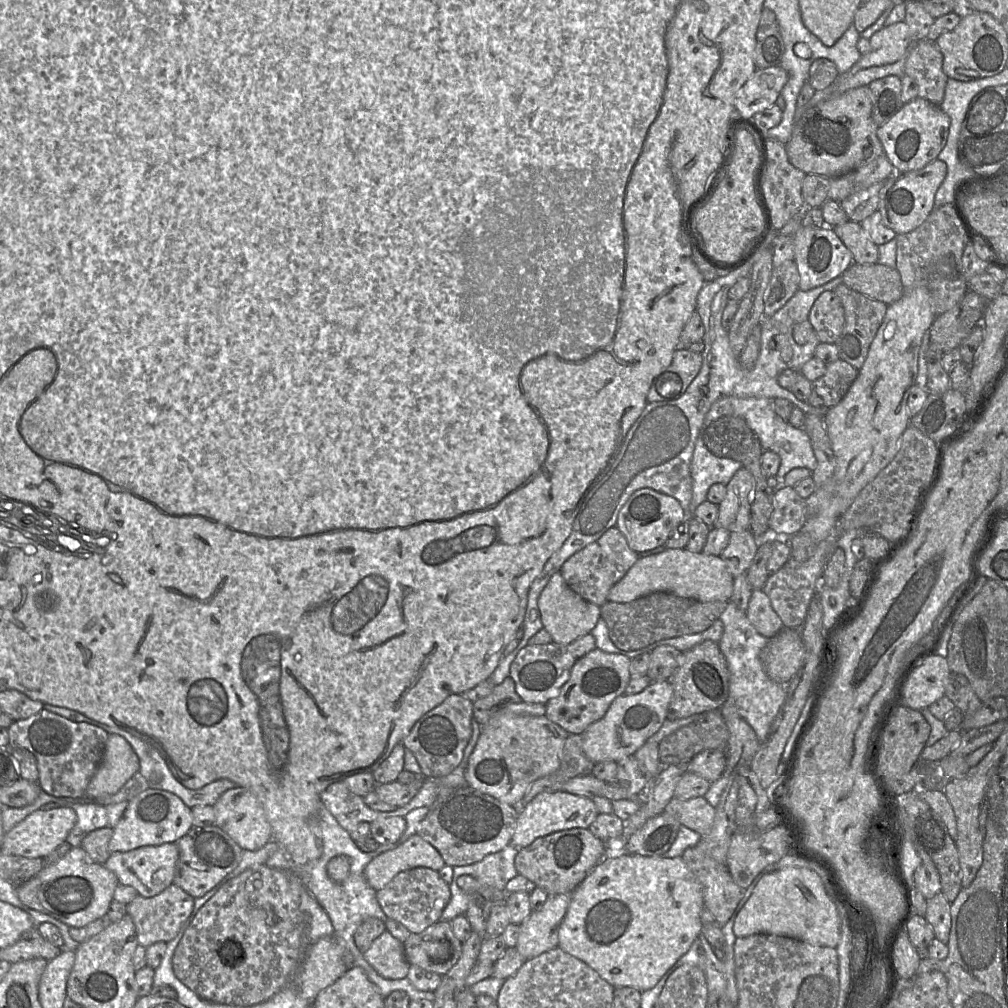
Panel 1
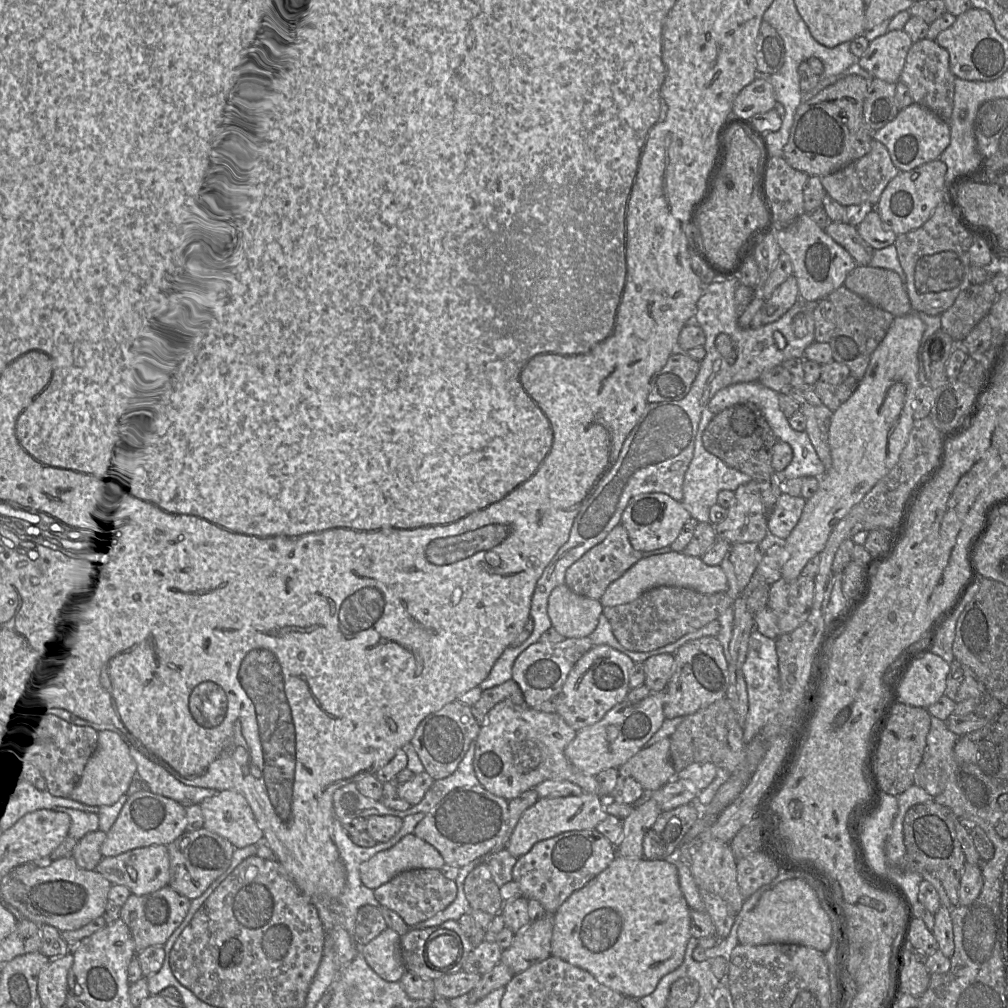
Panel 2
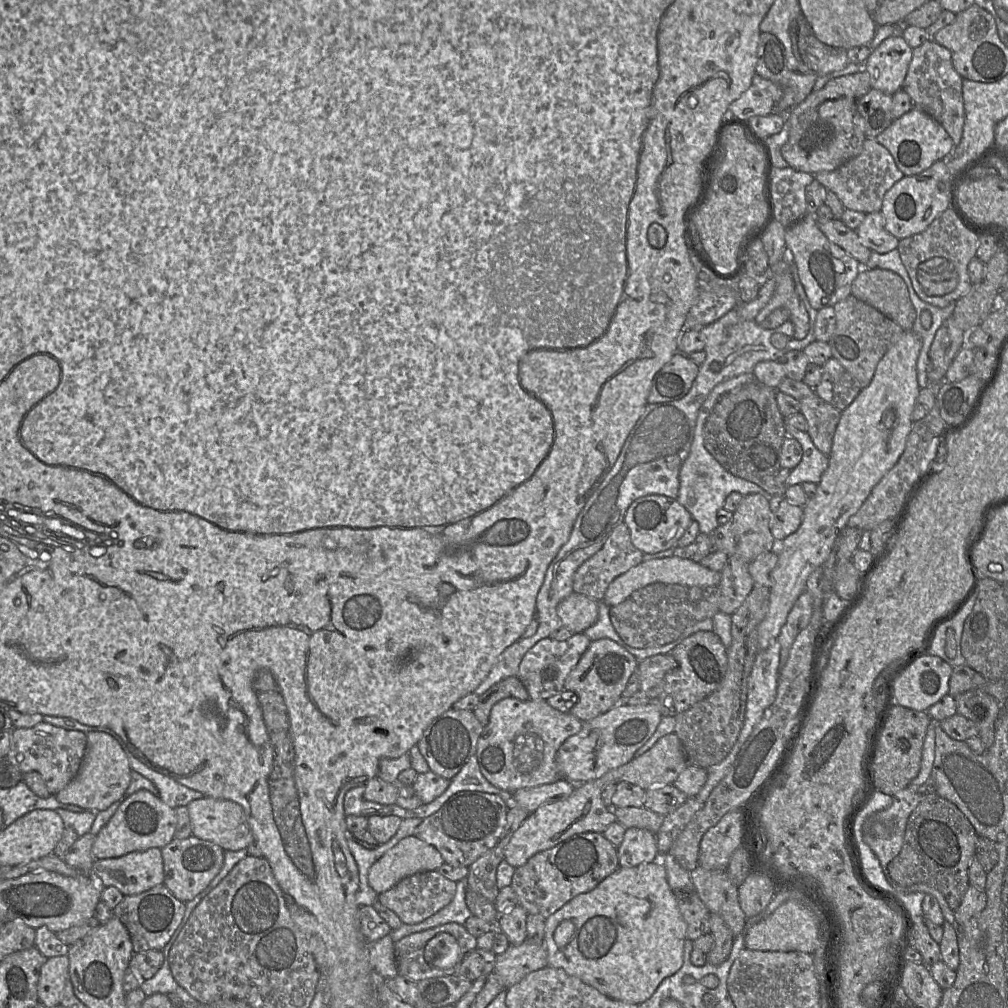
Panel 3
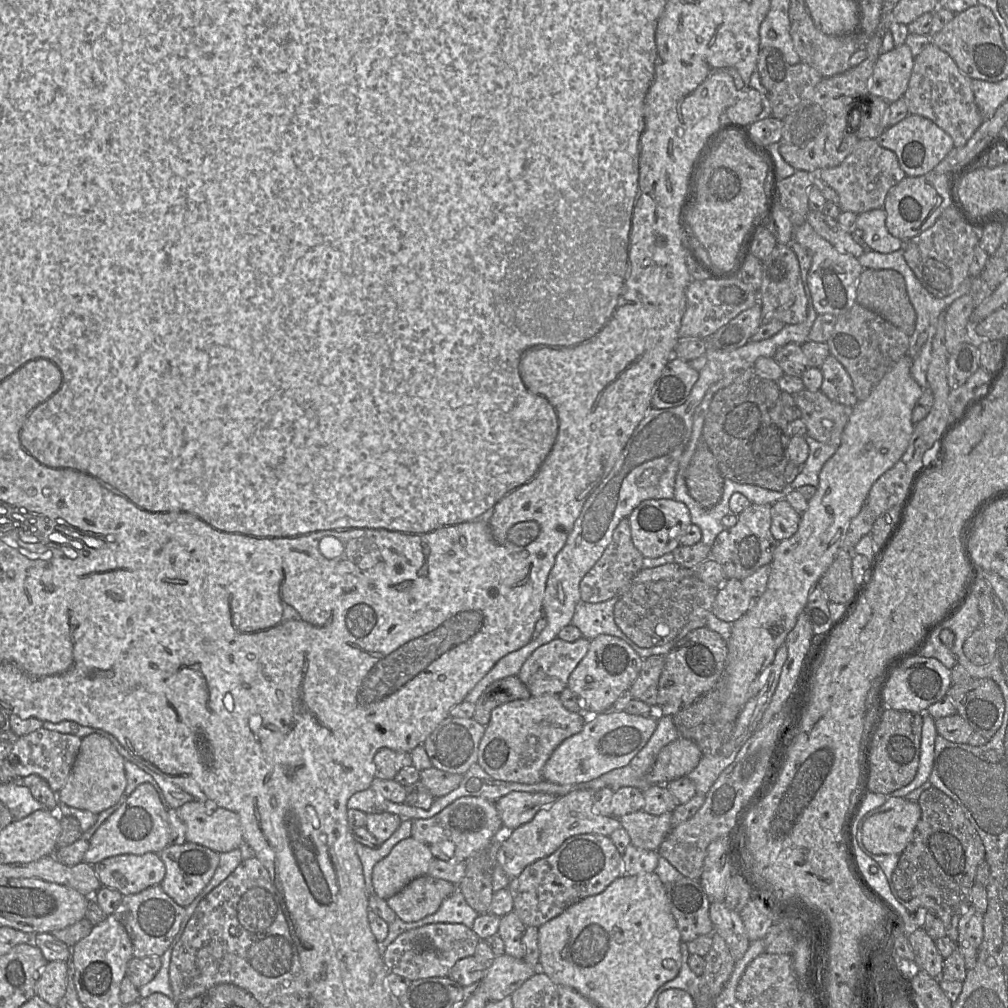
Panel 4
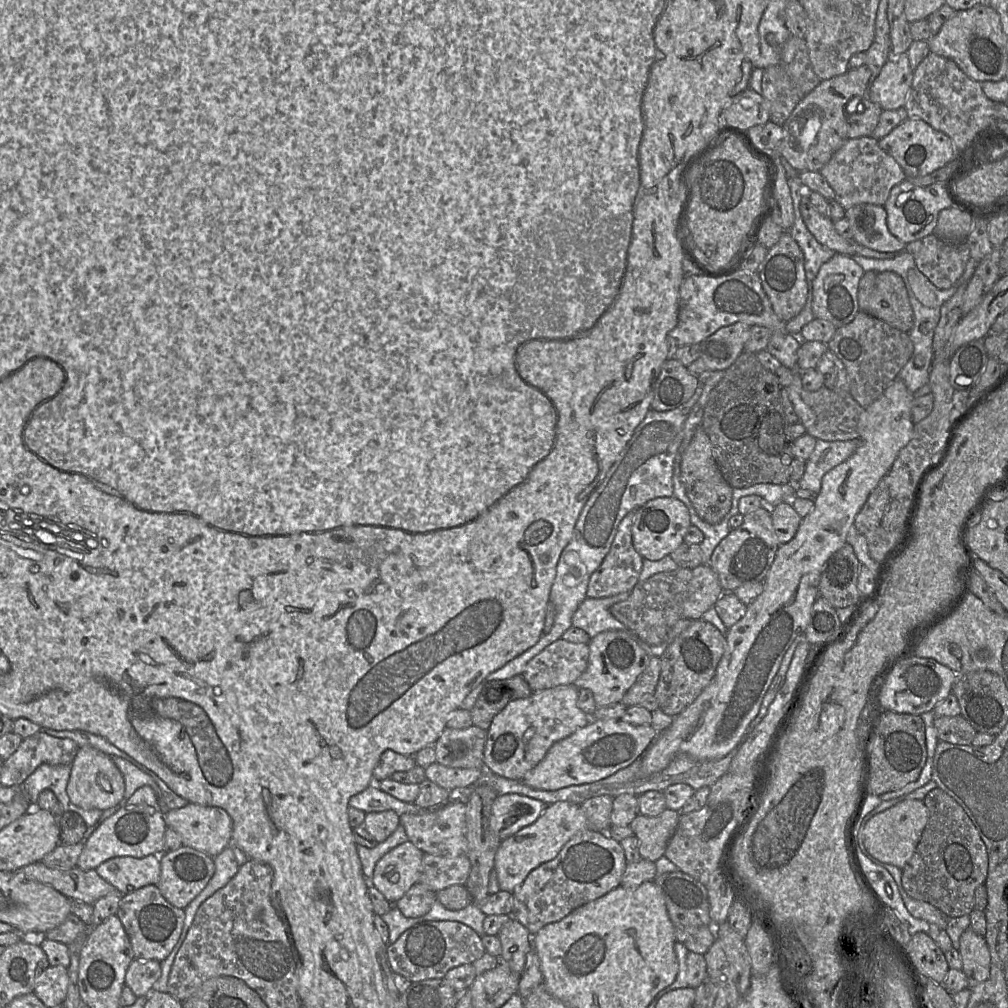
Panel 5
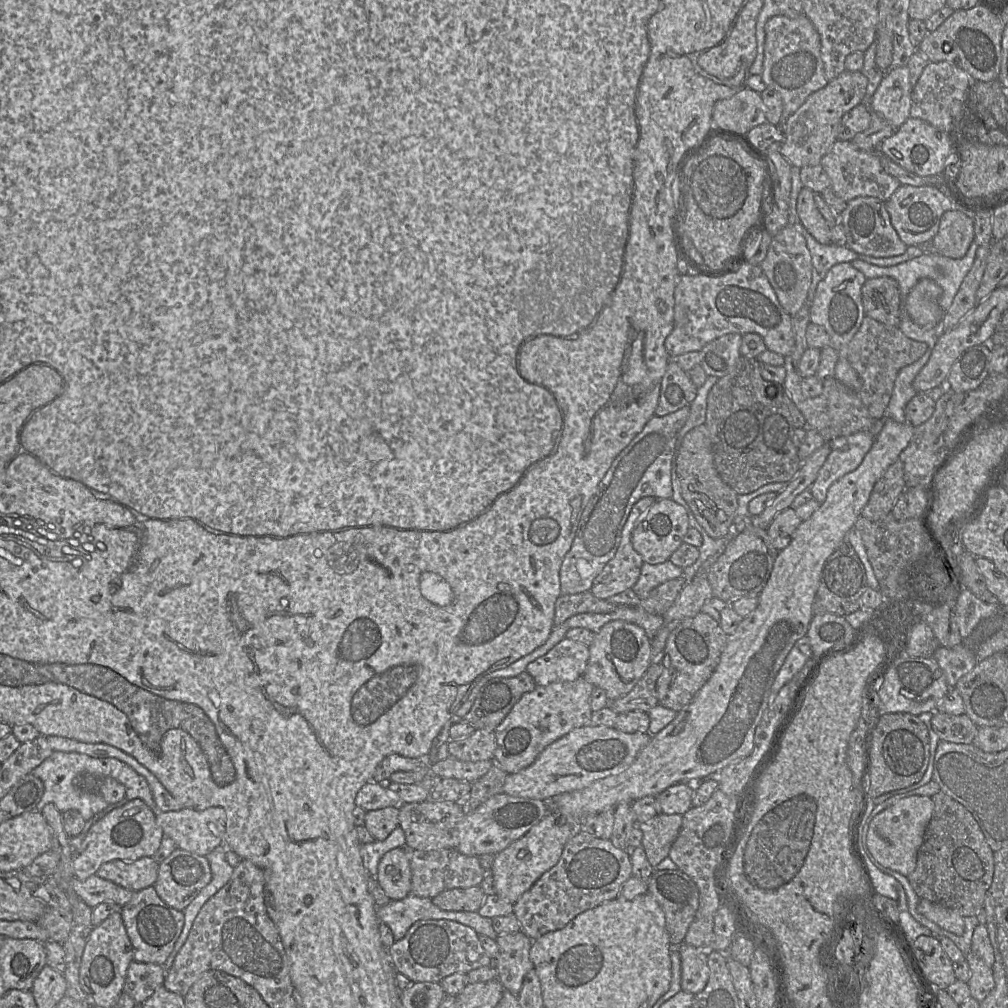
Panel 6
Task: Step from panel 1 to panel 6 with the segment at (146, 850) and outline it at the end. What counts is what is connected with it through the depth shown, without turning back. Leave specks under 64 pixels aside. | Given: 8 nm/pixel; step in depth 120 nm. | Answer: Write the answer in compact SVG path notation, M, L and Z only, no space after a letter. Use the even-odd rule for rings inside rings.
M153 857L137 860L112 860L102 864L96 874L125 889L139 891L153 886L158 876L158 866Z

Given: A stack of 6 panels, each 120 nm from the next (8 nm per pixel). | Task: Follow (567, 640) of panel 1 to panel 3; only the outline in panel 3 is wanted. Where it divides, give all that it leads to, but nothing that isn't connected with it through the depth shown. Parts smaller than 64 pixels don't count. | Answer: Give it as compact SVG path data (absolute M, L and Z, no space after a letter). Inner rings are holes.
M571 593L557 605L562 627L573 634L583 633L598 618L598 602L584 595Z

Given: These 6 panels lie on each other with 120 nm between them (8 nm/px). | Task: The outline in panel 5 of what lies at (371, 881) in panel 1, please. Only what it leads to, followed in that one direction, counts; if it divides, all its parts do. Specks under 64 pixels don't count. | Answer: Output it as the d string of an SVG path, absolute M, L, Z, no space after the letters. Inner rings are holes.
M409 840L398 845L376 863L373 885L394 905L419 882L423 855Z

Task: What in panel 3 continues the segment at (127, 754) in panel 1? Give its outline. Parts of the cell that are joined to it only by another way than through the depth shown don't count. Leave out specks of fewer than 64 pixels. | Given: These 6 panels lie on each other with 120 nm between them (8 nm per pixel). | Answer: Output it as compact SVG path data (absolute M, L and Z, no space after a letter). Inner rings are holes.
M105 732L87 733L85 756L77 775L56 795L62 804L76 805L93 812L107 809L119 800L131 782L132 768L118 741Z

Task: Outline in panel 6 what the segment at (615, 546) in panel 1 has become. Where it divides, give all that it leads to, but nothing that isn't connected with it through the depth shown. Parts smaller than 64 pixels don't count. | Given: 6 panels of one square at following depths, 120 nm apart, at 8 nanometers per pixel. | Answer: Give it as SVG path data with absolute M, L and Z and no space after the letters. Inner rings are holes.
M641 498L637 501L623 526L621 540L614 557L594 579L591 593L601 600L631 589L639 579L643 560L632 546L632 532L640 518L656 499Z

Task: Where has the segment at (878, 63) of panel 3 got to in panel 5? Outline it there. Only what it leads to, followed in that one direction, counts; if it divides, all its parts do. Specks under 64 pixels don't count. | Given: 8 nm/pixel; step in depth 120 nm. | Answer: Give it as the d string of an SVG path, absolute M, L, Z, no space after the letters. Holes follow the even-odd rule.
M907 53L890 56L869 86L867 97L883 110L904 107L913 72Z

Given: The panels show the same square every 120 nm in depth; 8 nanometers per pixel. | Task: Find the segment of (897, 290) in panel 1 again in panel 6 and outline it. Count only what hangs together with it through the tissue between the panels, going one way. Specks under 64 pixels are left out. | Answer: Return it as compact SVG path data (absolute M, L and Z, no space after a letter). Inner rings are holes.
M888 276L867 279L862 286L864 314L885 325L899 327L900 287Z

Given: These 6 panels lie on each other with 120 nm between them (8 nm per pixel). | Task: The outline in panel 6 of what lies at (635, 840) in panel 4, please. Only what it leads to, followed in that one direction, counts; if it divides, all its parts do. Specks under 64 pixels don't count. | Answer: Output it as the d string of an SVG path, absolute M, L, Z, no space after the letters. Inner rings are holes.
M658 813L649 821L637 823L642 832L642 848L654 869L669 855L681 824L681 815L663 813Z

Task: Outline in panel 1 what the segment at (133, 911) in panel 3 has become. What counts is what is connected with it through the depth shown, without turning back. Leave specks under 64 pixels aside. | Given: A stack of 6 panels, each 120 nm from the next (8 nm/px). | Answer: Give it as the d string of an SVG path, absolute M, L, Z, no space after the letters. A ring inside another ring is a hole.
M172 883L153 897L138 895L129 902L127 914L134 922L139 945L148 948L156 942L172 940L177 935L181 925L190 916L194 907L194 899L179 886Z

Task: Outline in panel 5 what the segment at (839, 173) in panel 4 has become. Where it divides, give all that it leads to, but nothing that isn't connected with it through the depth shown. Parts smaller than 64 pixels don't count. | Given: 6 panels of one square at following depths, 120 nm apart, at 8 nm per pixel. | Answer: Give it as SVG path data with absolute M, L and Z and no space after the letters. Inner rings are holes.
M871 136L849 139L820 170L835 192L835 200L845 209L859 204L884 206L891 189L906 179L896 160L882 150Z

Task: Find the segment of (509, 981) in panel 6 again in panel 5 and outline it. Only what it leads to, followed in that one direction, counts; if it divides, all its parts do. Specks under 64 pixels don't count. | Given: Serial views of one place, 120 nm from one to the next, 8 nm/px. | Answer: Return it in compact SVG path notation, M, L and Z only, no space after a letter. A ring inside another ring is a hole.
M510 917L497 936L502 945L501 961L507 963L512 972L521 975L527 954L533 949L533 935L518 920Z

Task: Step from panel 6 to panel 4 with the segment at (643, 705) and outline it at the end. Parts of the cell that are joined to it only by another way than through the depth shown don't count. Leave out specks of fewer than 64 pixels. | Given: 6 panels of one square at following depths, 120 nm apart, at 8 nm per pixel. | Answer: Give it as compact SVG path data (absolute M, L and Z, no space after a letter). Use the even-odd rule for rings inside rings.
M653 655L643 659L641 671L630 687L633 699L654 707L657 703L658 682L665 664L665 656Z

